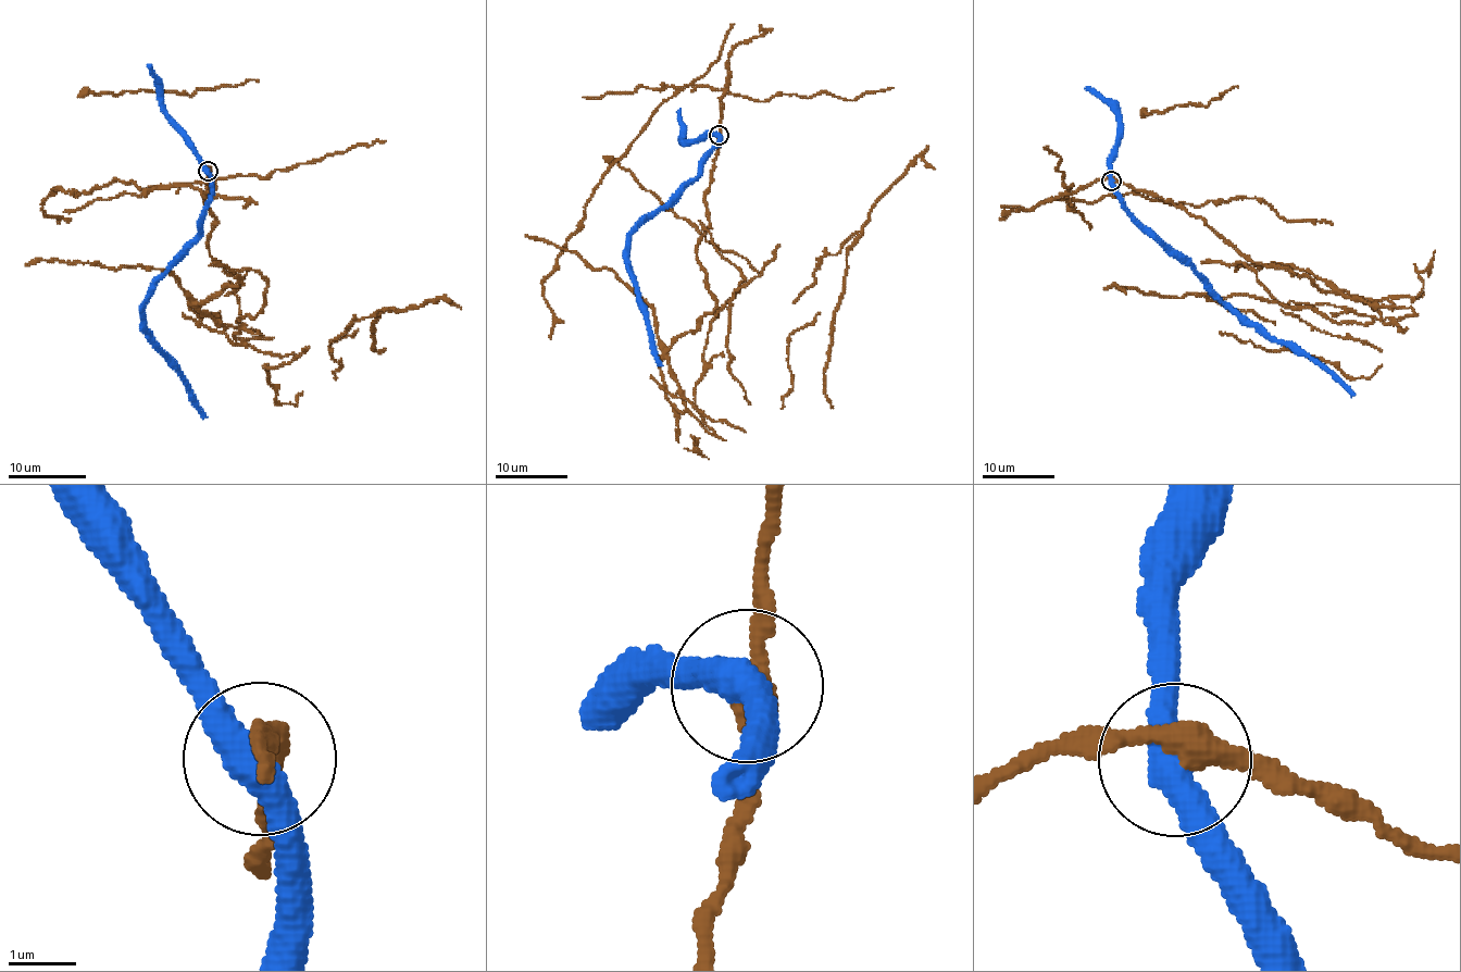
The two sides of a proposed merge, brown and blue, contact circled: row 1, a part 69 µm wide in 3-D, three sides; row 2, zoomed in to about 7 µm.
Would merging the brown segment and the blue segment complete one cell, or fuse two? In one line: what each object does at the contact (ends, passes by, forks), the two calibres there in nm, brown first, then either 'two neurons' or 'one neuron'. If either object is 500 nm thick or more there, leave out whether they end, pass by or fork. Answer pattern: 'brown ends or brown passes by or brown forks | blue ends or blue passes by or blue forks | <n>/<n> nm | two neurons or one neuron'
brown passes by | blue passes by | 360/480 nm | two neurons

